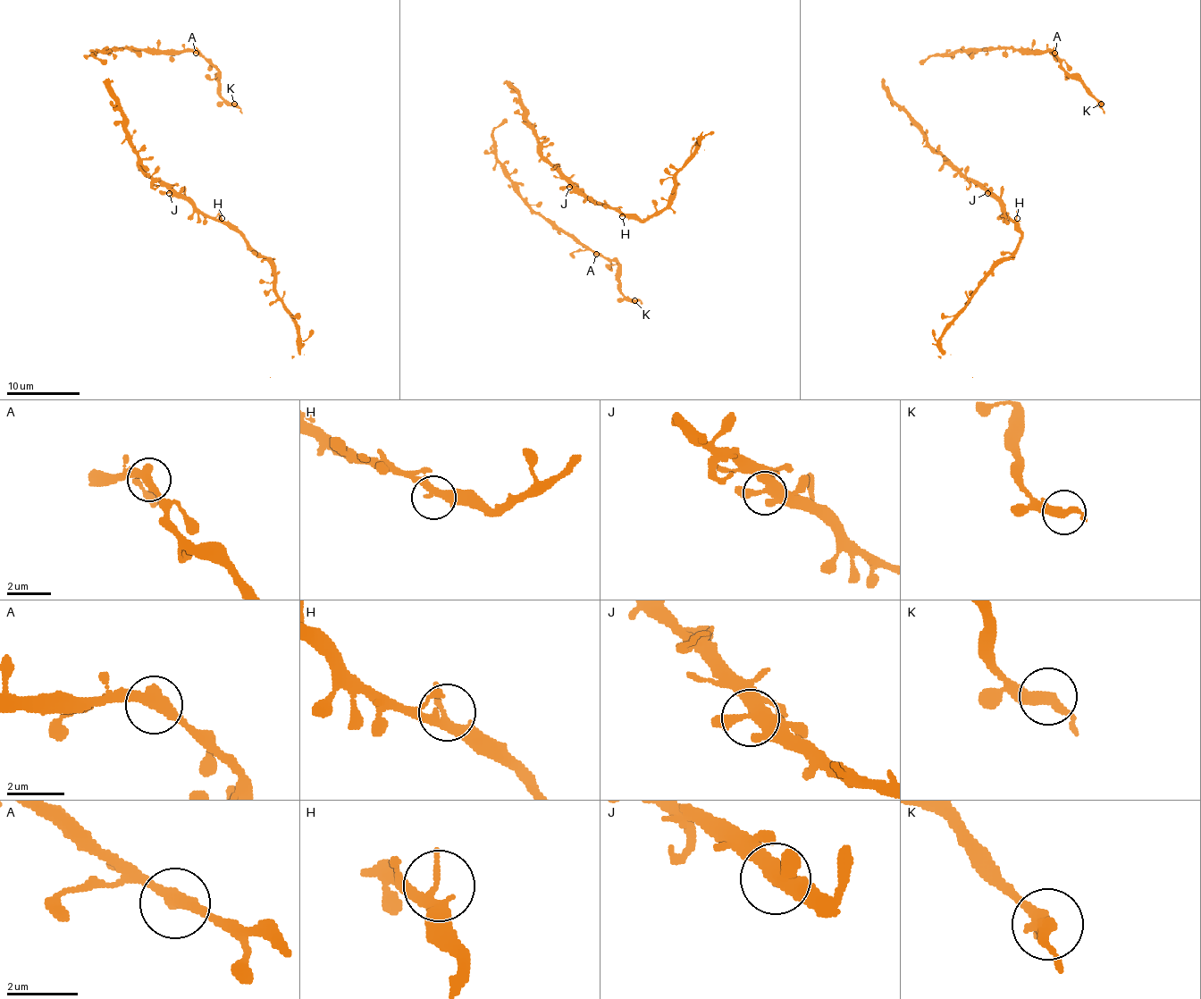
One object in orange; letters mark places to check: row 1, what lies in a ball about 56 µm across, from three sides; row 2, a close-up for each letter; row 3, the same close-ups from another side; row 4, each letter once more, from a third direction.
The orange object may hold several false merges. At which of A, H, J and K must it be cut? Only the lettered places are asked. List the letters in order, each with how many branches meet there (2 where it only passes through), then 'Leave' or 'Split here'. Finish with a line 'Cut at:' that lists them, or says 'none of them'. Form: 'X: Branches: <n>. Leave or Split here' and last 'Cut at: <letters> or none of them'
A: Branches: 2. Leave
H: Branches: 2. Leave
J: Branches: 4. Leave
K: Branches: 2. Leave
Cut at: none of them

